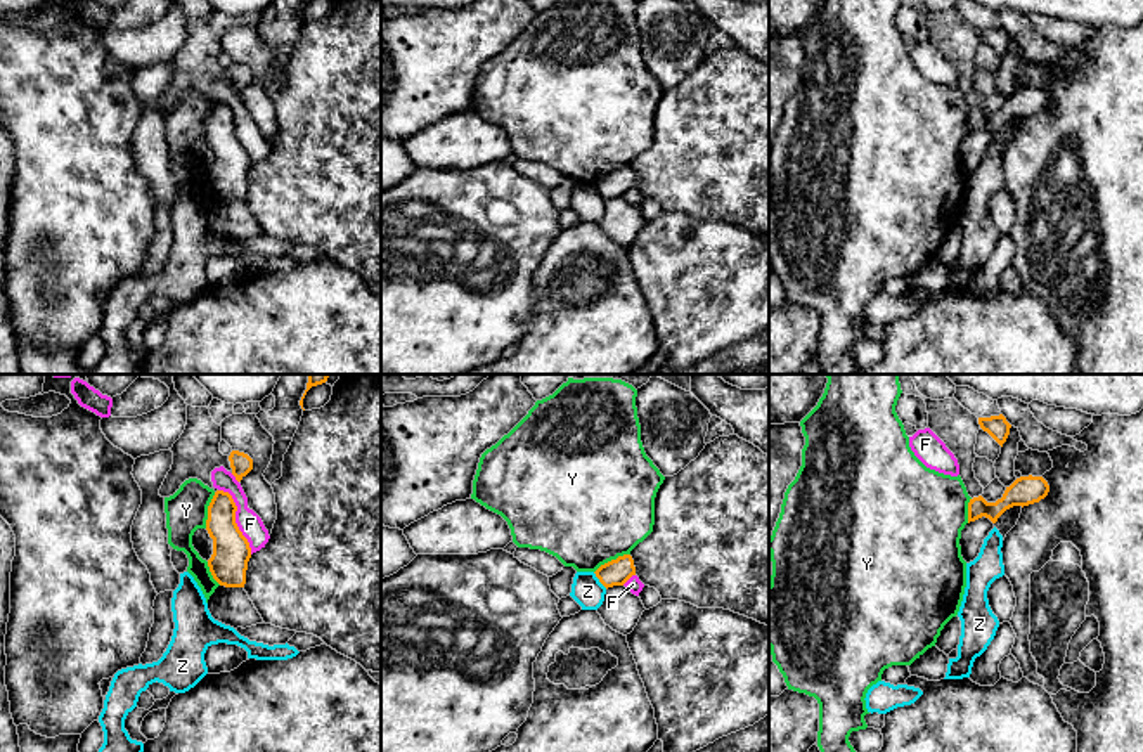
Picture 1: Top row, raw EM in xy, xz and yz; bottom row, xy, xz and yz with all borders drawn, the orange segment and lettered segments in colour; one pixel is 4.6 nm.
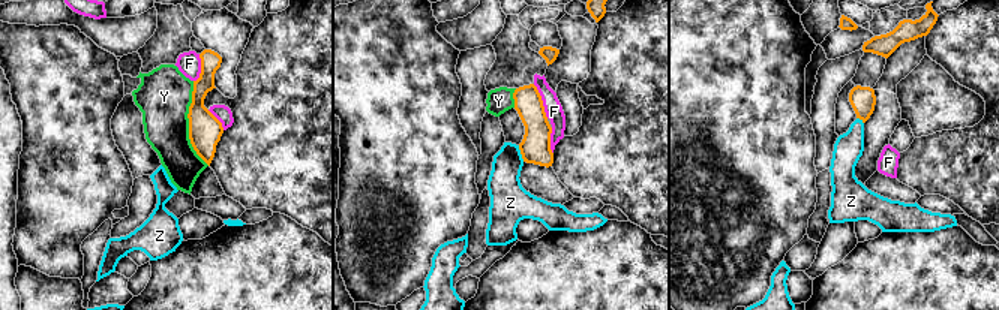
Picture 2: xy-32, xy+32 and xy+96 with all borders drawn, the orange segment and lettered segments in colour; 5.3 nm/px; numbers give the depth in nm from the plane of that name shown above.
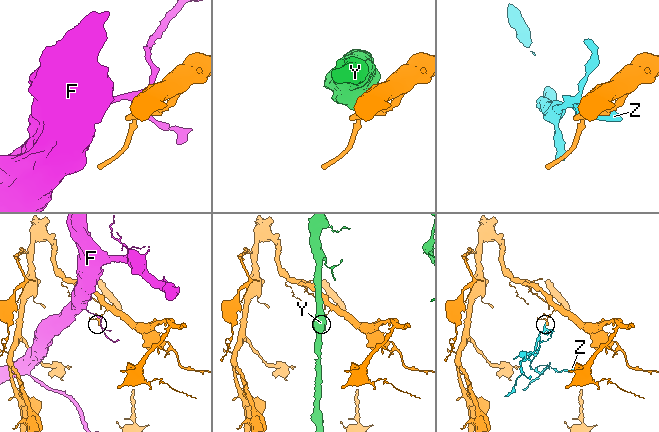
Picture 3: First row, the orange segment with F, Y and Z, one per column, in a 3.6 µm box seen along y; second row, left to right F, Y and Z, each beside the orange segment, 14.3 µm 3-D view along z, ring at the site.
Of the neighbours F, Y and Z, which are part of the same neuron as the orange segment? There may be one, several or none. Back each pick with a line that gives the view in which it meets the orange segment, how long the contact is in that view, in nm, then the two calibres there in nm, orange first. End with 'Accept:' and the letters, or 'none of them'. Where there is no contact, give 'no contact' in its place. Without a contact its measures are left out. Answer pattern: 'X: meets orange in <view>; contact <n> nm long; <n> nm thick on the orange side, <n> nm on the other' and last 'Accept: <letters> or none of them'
Accept: none of them

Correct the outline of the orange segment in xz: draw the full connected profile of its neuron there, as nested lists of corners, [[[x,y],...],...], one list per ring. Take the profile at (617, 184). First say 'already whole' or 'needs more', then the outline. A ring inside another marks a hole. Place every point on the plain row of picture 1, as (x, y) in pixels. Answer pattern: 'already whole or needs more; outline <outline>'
already whole; outline [[[630,166],[618,168],[617,172],[601,177],[594,185],[606,201],[623,198],[636,187],[634,172]]]

